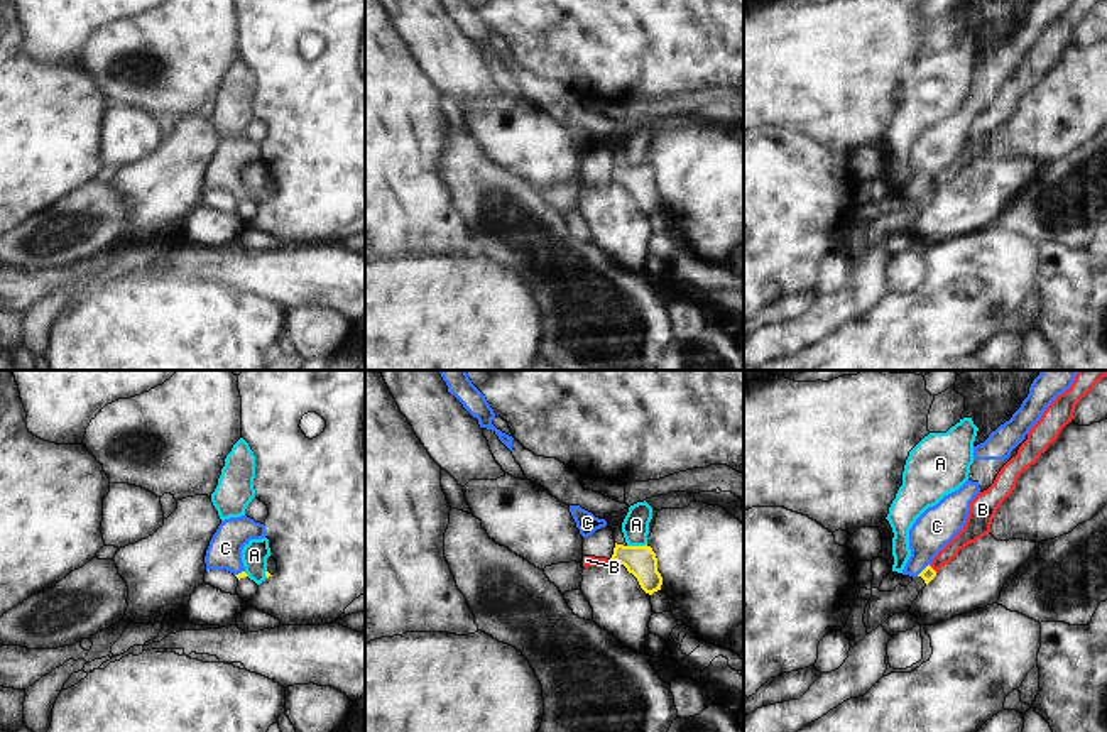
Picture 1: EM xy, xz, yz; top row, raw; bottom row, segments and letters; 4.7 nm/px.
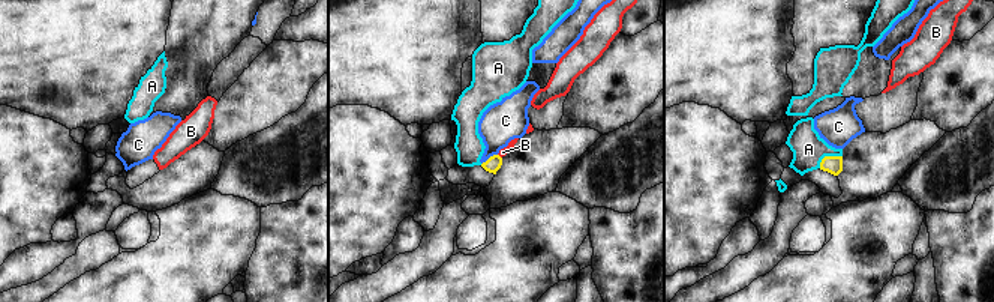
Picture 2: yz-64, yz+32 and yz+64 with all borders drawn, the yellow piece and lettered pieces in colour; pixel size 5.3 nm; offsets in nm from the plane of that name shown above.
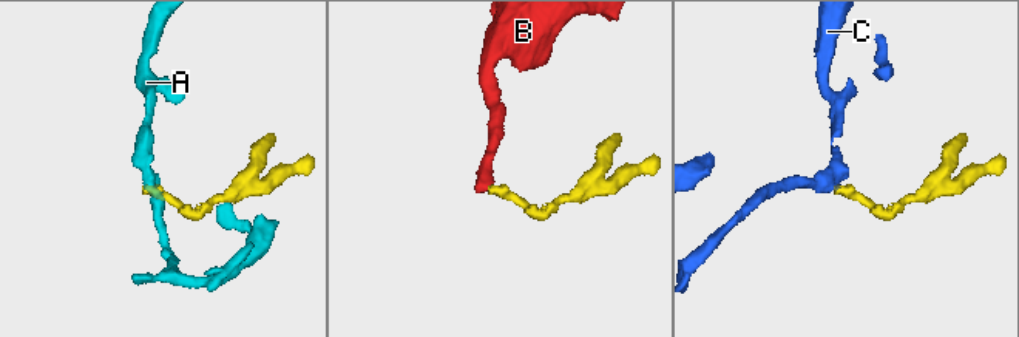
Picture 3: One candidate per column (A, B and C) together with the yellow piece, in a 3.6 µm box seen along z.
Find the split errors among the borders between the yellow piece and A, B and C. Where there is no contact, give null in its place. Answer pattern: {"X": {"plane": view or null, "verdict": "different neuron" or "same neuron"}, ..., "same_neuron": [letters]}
{"A": {"plane": "xz", "verdict": "different neuron"}, "B": {"plane": "yz", "verdict": "different neuron"}, "C": {"plane": "yz", "verdict": "same neuron"}, "same_neuron": ["C"]}

